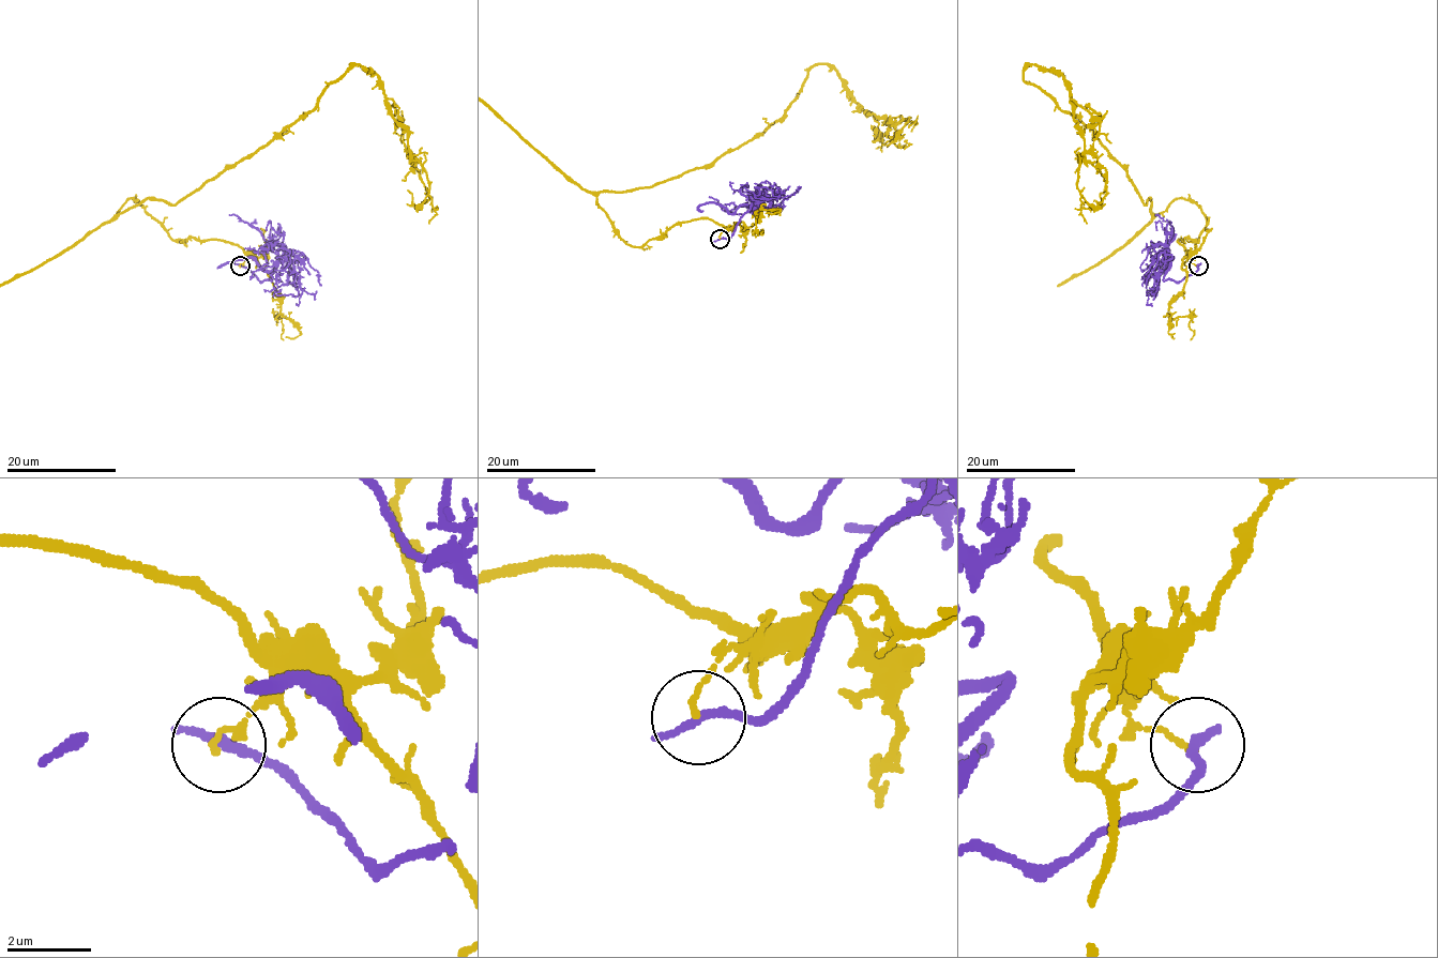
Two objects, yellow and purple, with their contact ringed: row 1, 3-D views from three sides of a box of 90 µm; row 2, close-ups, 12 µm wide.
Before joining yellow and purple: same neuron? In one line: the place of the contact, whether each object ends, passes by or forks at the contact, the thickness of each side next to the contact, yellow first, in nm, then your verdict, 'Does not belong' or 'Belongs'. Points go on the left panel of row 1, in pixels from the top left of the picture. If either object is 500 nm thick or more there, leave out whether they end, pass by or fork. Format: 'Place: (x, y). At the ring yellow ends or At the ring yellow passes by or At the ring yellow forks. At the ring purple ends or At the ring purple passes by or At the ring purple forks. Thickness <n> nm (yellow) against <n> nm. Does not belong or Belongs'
Place: (240, 265). At the ring yellow ends. At the ring purple ends. Thickness 130 nm (yellow) against 280 nm. Does not belong

